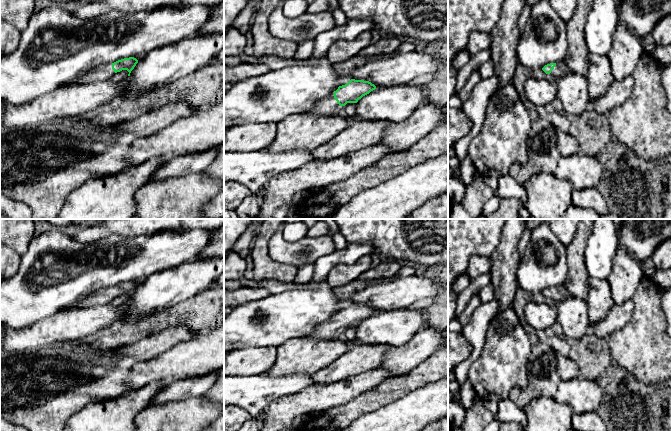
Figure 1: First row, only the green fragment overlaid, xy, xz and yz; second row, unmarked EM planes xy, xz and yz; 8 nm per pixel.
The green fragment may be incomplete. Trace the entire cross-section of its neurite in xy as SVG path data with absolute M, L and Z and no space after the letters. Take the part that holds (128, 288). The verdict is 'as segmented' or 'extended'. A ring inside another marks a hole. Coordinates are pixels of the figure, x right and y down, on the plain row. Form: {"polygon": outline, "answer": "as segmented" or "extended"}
{"polygon": "M134 281L124 282L118 284L112 288L99 290L93 293L90 297L86 298L82 302L79 302L76 307L91 307L95 305L107 305L112 300L122 294L127 294L130 300L131 295L134 293L138 284Z", "answer": "extended"}

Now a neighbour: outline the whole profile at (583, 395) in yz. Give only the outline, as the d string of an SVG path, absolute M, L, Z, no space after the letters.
M579 376L560 381L555 394L556 401L568 404L574 413L596 412L602 400L603 390L598 382Z

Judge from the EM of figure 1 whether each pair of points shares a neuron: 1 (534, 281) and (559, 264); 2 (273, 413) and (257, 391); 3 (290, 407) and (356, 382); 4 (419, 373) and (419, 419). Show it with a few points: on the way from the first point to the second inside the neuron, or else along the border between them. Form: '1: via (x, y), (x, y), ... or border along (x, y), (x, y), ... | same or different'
1: via (540, 275), (547, 268), (553, 267) | same
2: border along (289, 394), (275, 398), (259, 416) | different
3: via (306, 402), (340, 393) | same
4: border along (437, 380), (420, 386), (398, 399) | different

